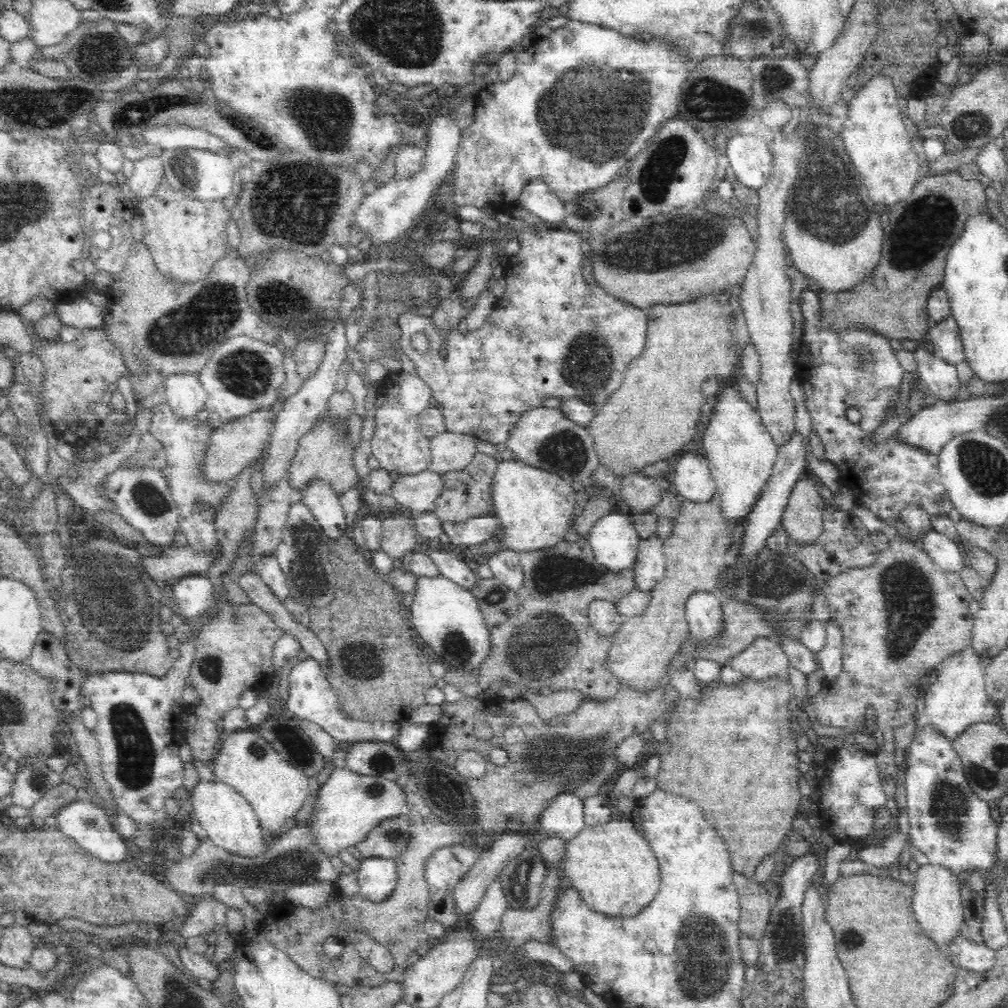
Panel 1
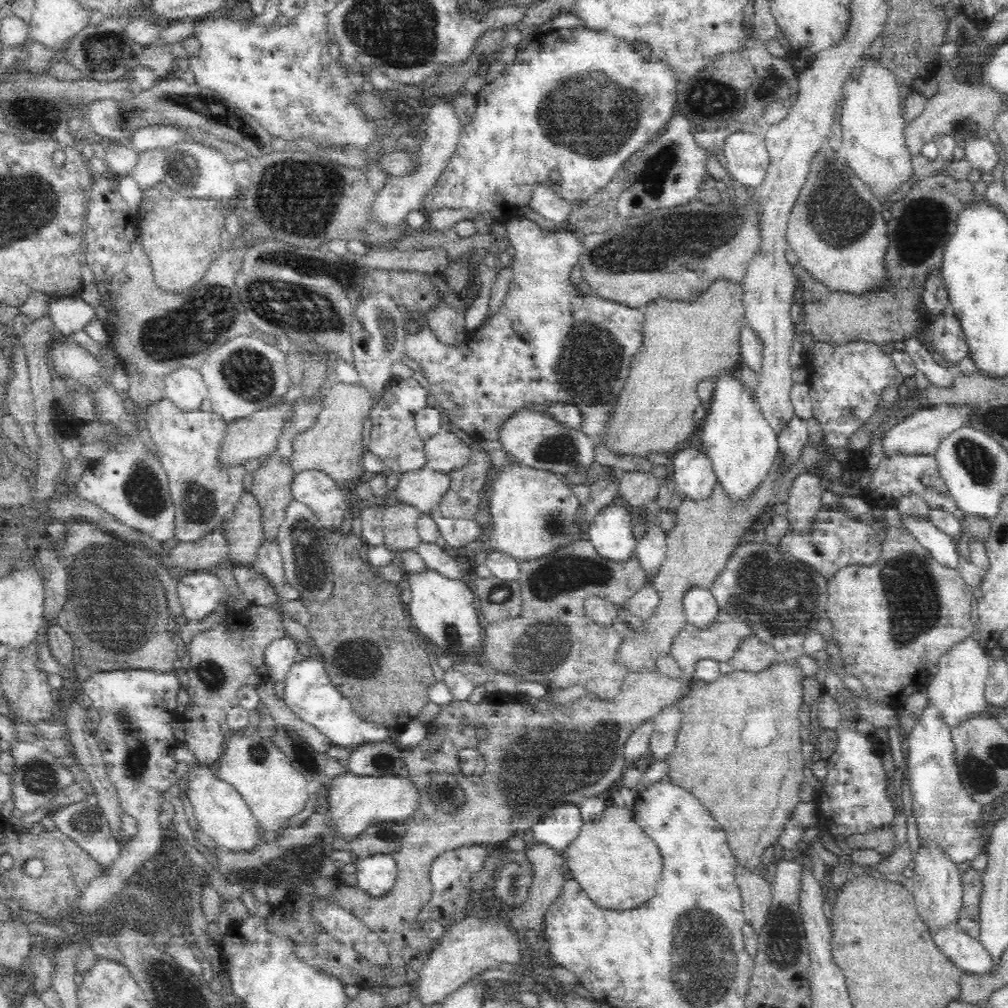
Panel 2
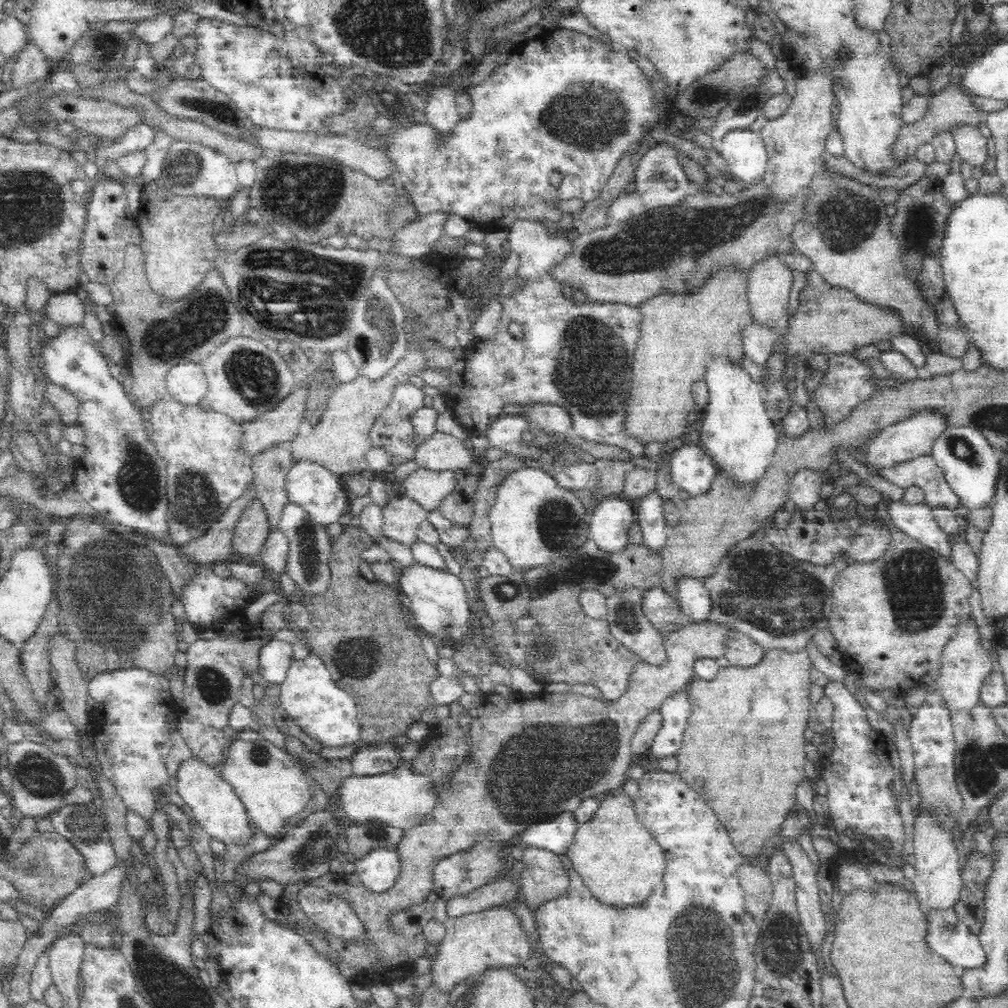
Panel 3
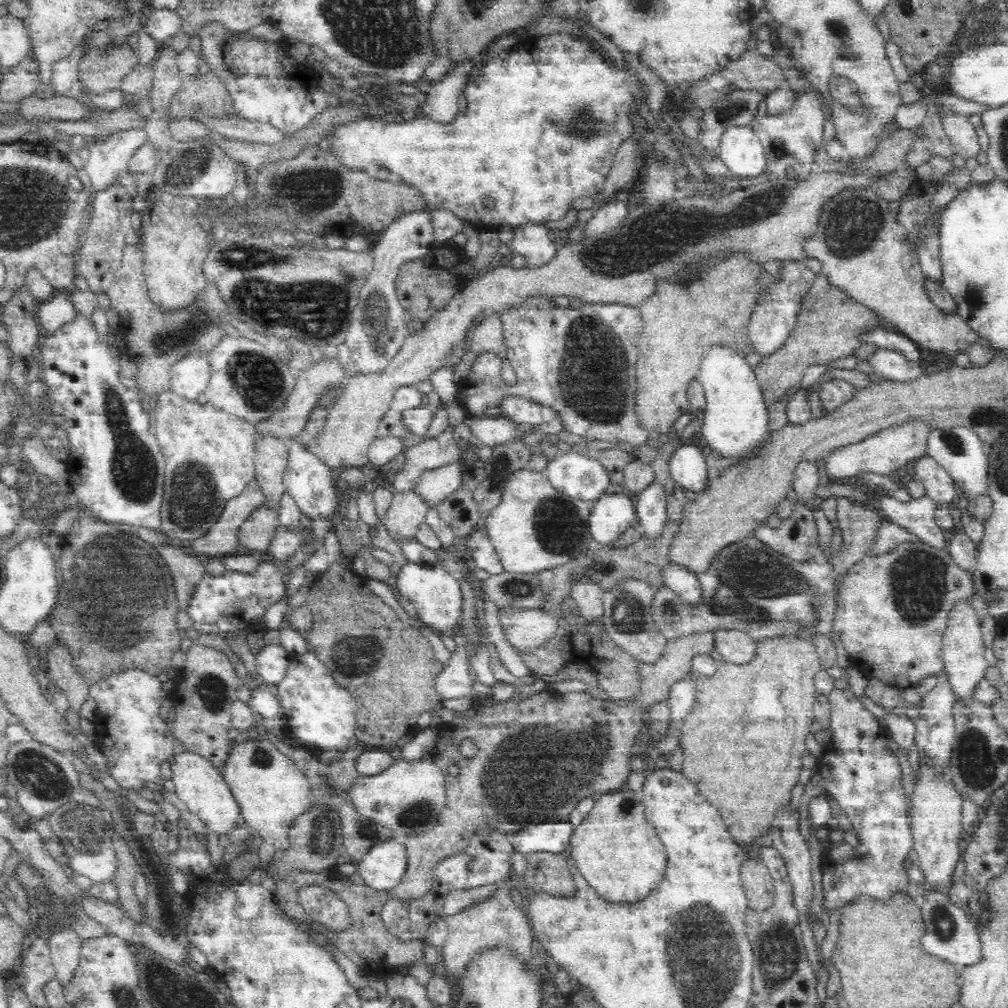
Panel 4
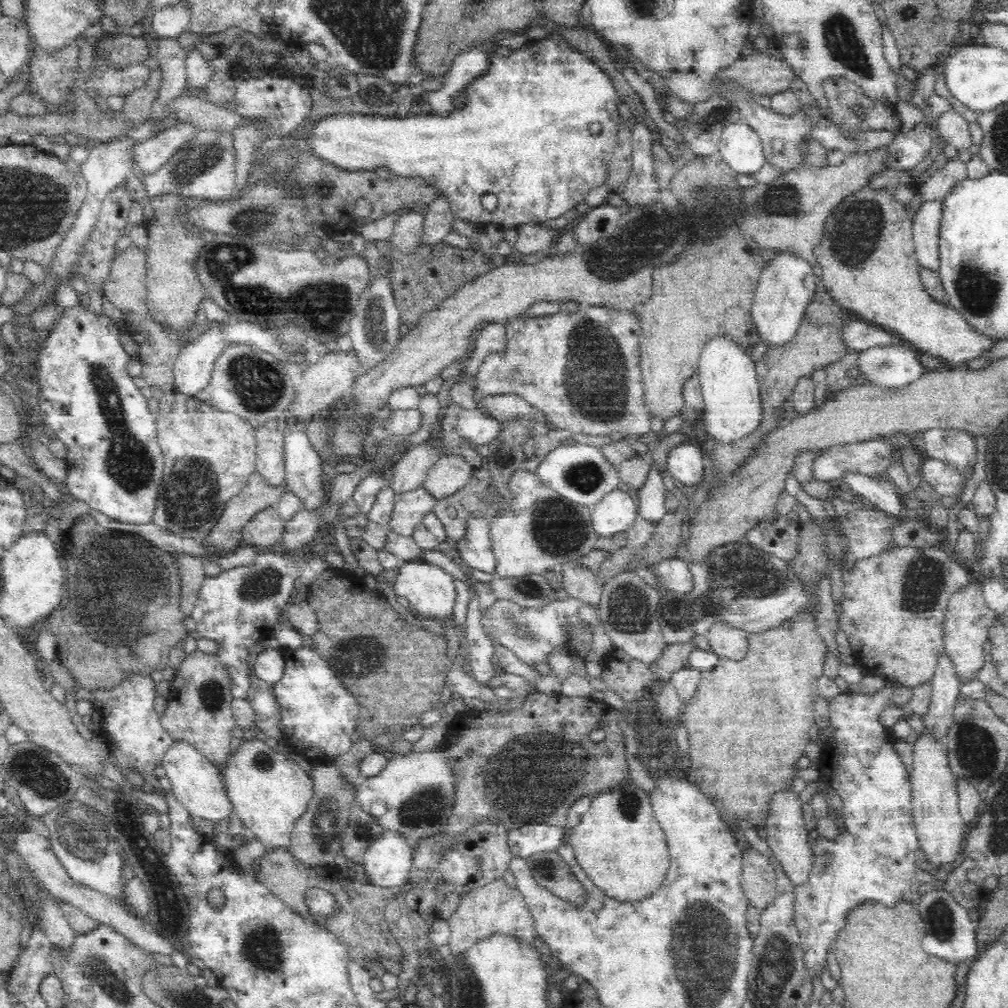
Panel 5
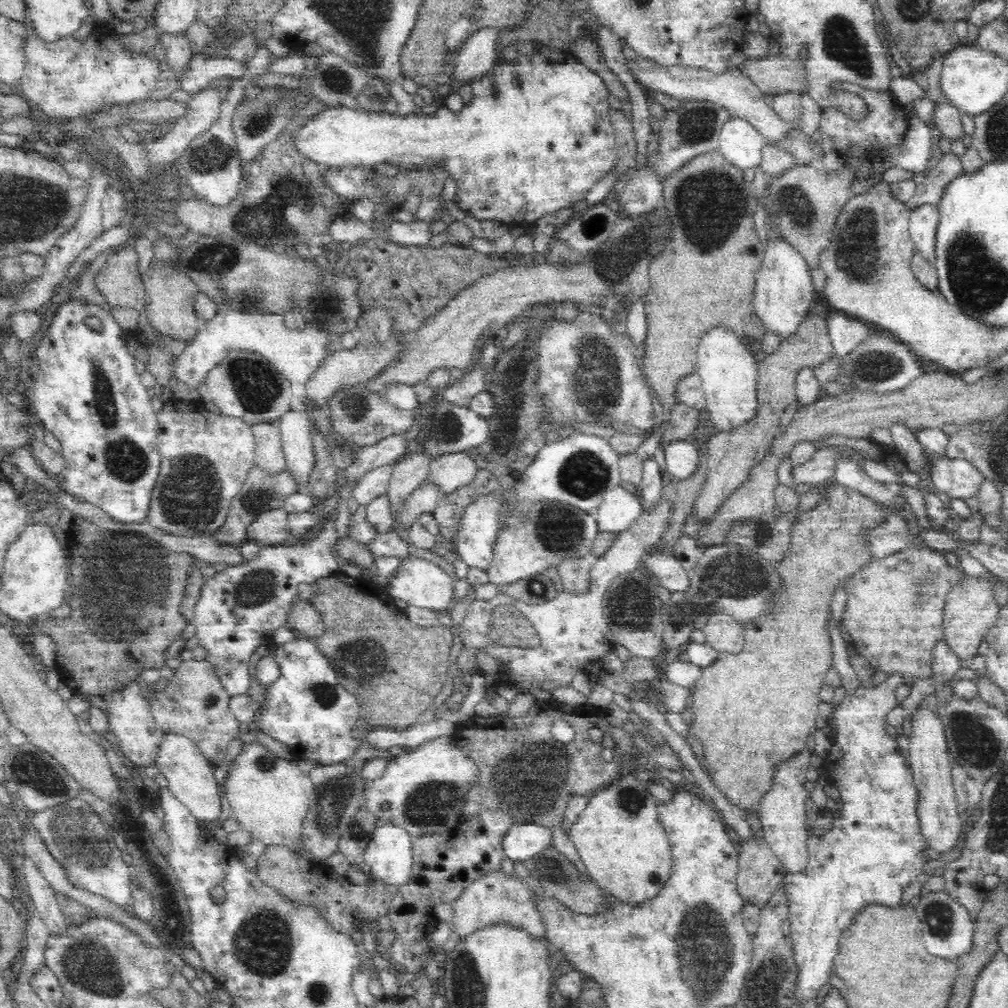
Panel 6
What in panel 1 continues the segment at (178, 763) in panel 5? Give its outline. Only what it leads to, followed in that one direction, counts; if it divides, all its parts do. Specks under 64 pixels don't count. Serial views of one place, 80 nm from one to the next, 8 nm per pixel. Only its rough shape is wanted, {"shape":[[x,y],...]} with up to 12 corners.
{"shape":[[199,778],[192,817],[215,846],[264,849],[252,805],[227,782]]}

